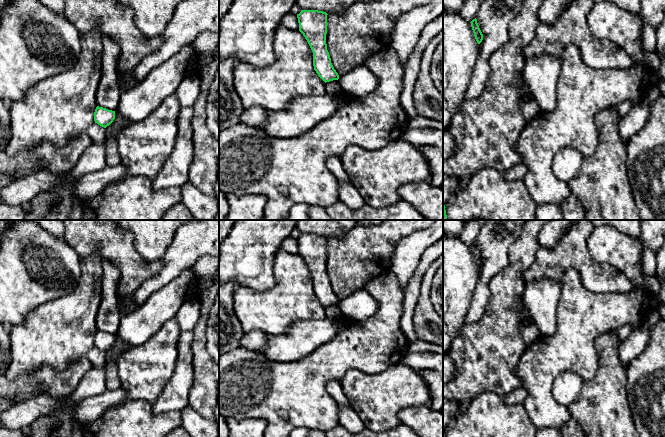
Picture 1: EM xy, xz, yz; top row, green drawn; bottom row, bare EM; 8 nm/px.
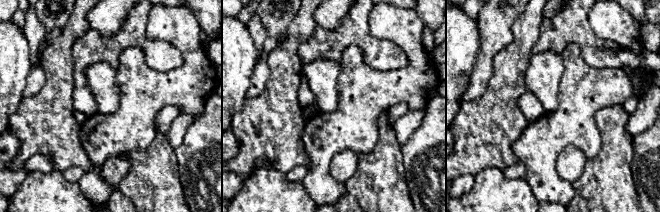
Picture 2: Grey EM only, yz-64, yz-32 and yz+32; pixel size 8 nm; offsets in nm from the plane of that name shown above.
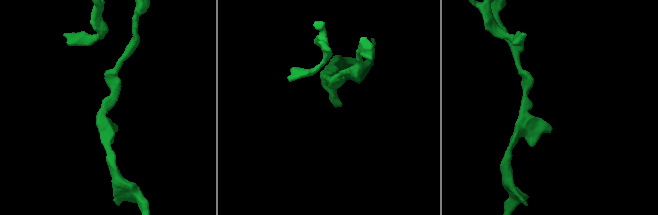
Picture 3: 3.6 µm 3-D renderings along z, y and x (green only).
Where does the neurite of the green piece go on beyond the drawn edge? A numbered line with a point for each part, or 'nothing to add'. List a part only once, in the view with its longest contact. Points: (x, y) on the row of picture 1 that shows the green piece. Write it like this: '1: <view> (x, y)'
nothing to add

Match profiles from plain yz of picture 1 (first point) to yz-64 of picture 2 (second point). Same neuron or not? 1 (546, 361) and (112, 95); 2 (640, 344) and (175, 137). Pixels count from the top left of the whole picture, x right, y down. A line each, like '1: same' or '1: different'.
1: different
2: same

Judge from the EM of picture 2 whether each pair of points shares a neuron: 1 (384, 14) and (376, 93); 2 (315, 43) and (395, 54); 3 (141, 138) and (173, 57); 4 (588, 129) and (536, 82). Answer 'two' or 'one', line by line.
1: one
2: one
3: two
4: two

